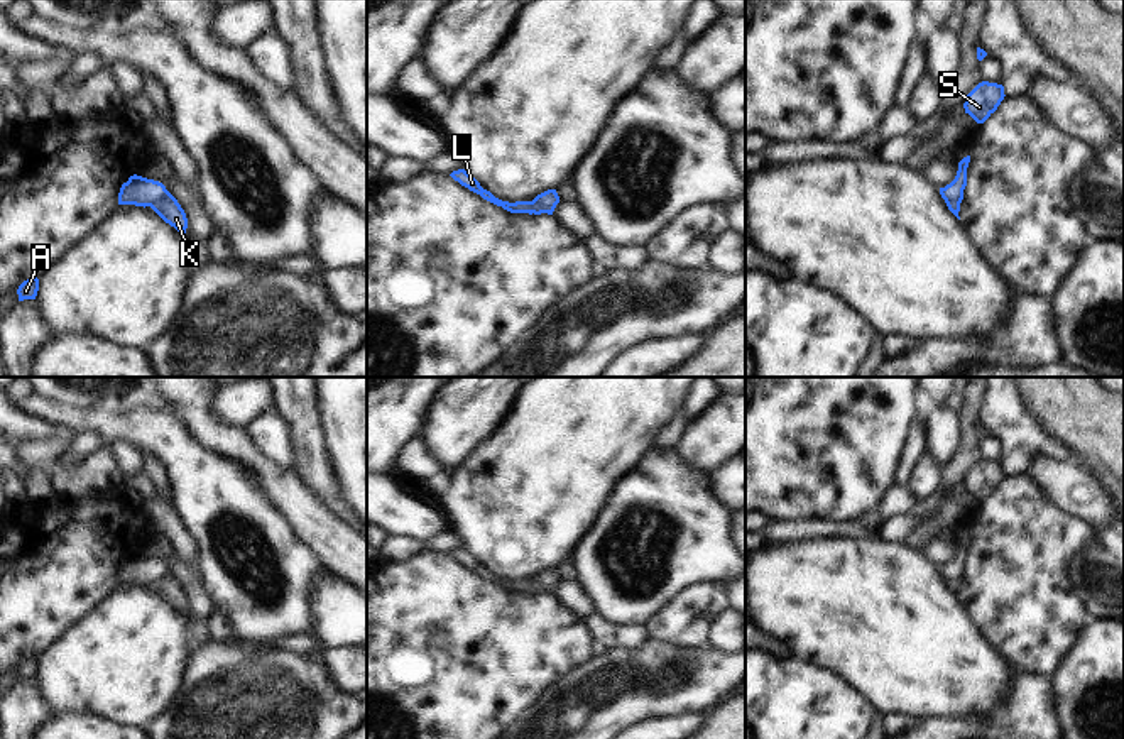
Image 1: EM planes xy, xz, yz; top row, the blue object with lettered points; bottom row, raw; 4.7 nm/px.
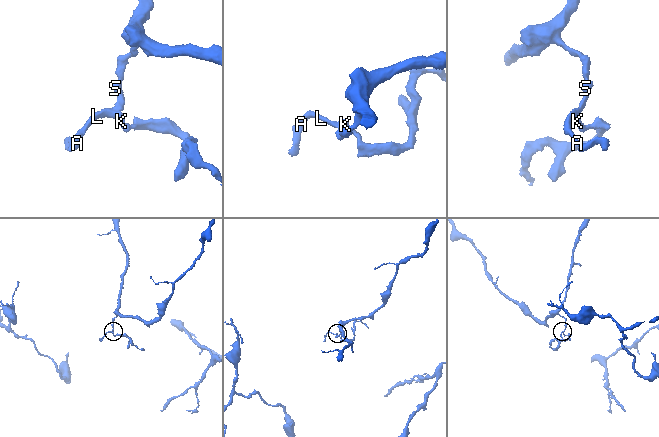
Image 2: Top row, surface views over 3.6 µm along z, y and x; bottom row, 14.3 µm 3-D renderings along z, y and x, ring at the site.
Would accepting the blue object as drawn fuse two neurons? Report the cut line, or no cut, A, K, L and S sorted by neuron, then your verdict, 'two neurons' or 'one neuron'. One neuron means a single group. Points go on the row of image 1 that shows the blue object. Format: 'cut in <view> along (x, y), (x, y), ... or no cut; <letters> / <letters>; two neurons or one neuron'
cut in xy along (168, 191), (149, 205); A L S / K; two neurons

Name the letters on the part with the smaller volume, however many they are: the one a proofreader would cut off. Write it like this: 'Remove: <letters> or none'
Remove: K

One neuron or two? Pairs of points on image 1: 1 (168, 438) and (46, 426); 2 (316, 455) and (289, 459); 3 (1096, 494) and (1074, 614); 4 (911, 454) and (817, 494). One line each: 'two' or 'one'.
1: two
2: two
3: two
4: two

